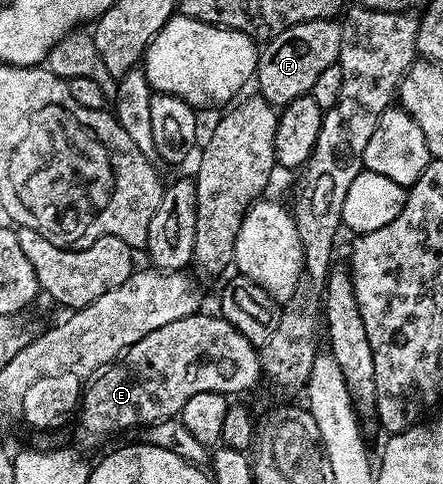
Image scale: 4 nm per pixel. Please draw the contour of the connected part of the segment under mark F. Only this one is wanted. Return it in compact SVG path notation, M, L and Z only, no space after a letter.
M336 18L303 21L299 25L291 25L291 29L283 29L283 33L268 40L260 48L255 76L256 90L262 99L278 109L295 101L295 97L310 94L319 73L337 63L340 44L341 25Z

